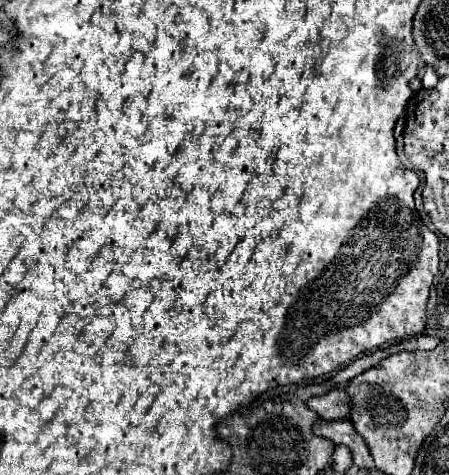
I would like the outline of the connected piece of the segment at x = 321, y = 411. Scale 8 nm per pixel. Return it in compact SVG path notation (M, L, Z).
M333 389L327 395L319 395L309 399L307 403L309 409L317 411L319 417L323 419L345 419L349 417L349 397L345 395L343 389Z

